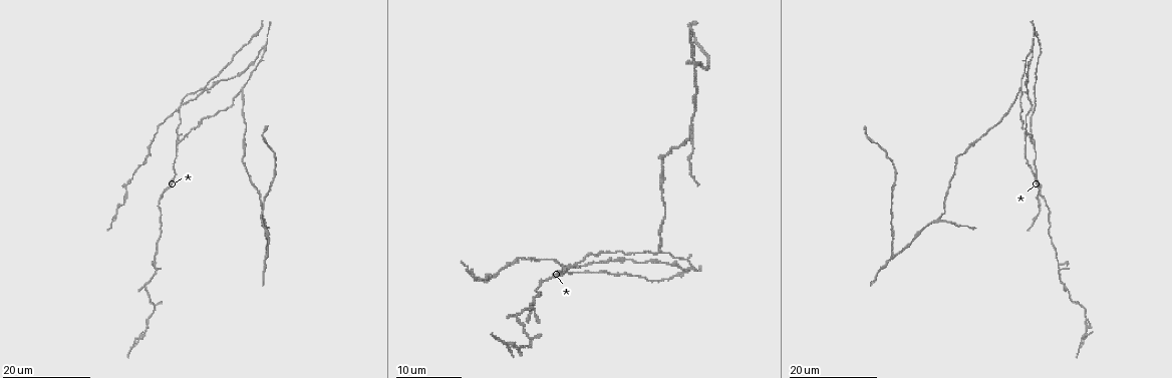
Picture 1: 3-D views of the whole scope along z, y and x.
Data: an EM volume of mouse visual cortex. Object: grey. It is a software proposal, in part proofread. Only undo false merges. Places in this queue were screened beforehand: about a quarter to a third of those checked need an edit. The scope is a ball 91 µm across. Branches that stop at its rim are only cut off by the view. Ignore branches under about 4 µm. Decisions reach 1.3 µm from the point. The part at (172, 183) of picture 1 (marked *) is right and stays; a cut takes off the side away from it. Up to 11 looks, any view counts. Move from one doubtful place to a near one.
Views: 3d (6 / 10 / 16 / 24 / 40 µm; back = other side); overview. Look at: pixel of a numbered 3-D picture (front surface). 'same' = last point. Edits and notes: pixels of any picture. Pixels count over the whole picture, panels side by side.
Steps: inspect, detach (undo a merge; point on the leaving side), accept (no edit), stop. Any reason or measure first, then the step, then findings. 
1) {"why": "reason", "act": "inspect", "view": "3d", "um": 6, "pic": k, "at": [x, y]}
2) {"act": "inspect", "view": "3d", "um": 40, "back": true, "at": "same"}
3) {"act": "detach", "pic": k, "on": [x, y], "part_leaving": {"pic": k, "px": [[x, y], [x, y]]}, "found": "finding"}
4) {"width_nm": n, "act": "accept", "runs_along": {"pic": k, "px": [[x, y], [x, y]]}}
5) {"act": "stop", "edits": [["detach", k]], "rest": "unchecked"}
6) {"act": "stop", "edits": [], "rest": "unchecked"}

{"why": "sudden change in width", "act": "inspect", "view": "3d", "um": 24, "pic": 1, "at": [163, 191]}

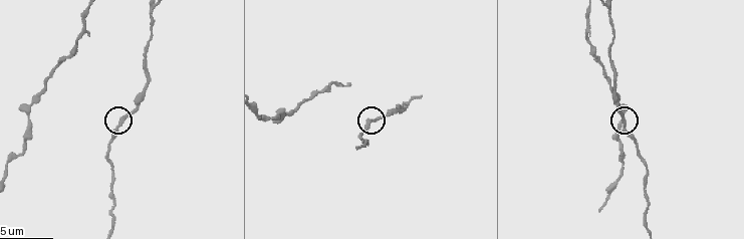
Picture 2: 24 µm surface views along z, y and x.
{"act": "inspect", "view": "3d", "um": 6, "pic": 2, "at": [375, 118]}

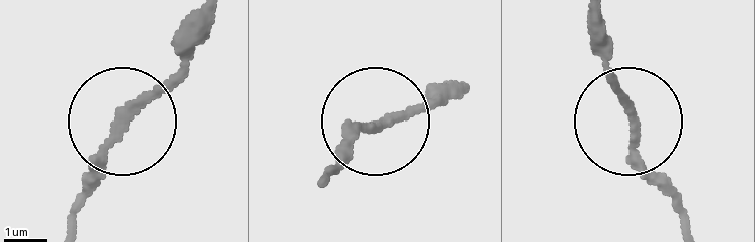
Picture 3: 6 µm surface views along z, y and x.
{"act": "accept", "runs_along": {"pic": 3, "px": [[594, 54], [626, 104], [638, 159], [685, 209]]}, "found": "continuous, no second cell"}

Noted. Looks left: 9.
{"why": "three-way junction", "act": "inspect", "view": "3d", "um": 16, "pic": 1, "at": [526, 336]}

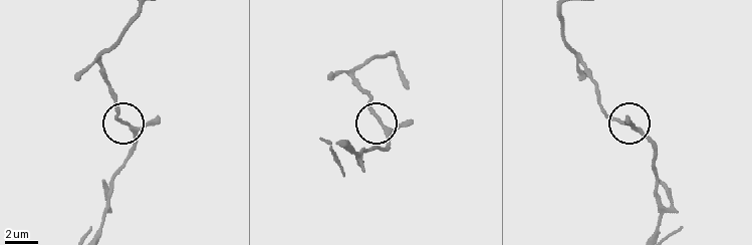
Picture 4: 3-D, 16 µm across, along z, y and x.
{"why": "closer look", "act": "inspect", "view": "3d", "um": 6, "pic": 4, "at": [125, 124]}

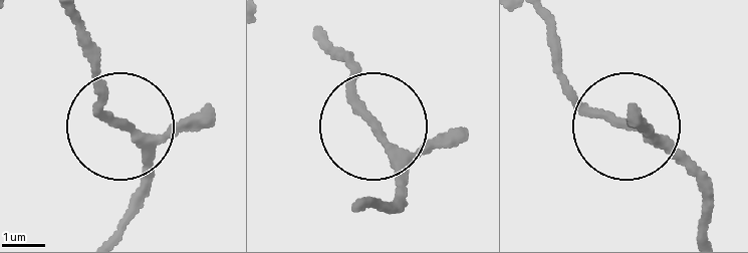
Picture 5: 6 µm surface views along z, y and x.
{"act": "inspect", "view": "3d", "um": 6, "back": true, "pic": 5, "at": [124, 128]}

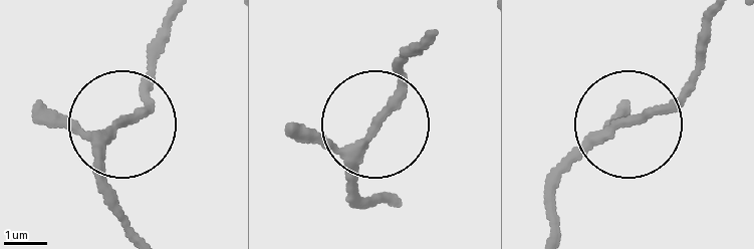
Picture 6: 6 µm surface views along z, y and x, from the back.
{"act": "accept", "runs_along": {"pic": 6, "px": [[714, 16], [685, 91], [598, 135], [548, 185]]}, "found": "all the same cell"}

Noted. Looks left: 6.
{"why": "narrows sharply", "act": "inspect", "view": "3d", "um": 10, "pic": 2, "at": [111, 172]}

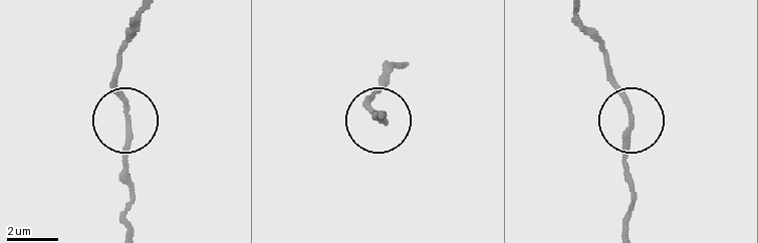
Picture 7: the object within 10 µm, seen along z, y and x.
{"act": "inspect", "view": "3d", "um": 10, "back": true, "pic": 7, "at": [629, 115]}

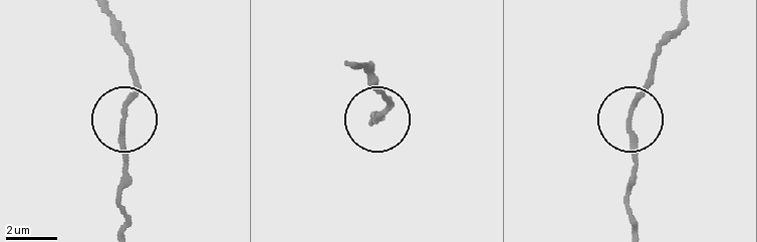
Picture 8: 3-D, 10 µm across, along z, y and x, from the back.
{"act": "accept", "found": "one cell here"}

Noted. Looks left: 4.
{"why": "four-way junction", "act": "inspect", "view": "3d", "um": 16, "pic": 1, "at": [1034, 139]}

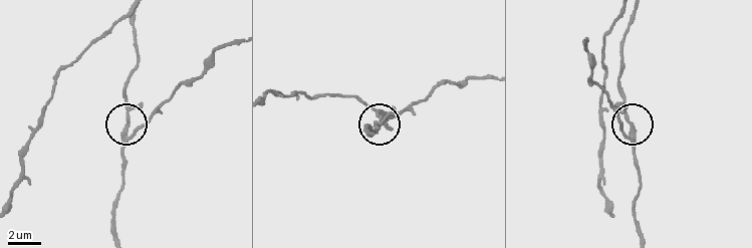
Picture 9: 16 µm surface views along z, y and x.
{"act": "inspect", "view": "3d", "um": 6, "pic": 9, "at": [127, 124]}

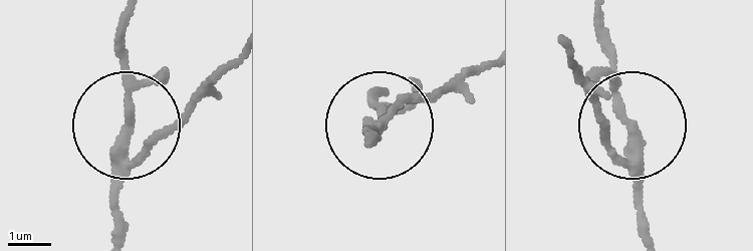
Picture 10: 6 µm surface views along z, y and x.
{"side_arm_um": 45, "act": "accept", "runs_along": {"pic": 10, "px": [[366, 140], [378, 96]]}, "found": "one cell here"}

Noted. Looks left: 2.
{"why": "arms part here", "act": "inspect", "view": "3d", "um": 24, "pic": 1, "at": [659, 250]}

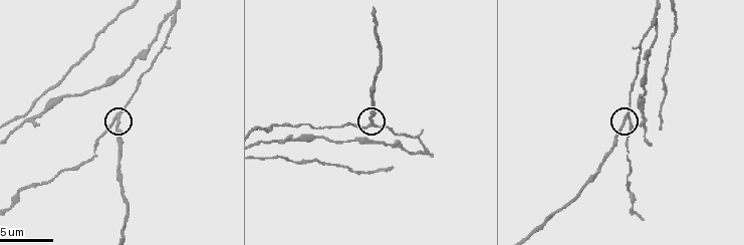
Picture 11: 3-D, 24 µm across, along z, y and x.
{"why": "zoom in", "act": "inspect", "view": "3d", "um": 6, "pic": 11, "at": [625, 117]}

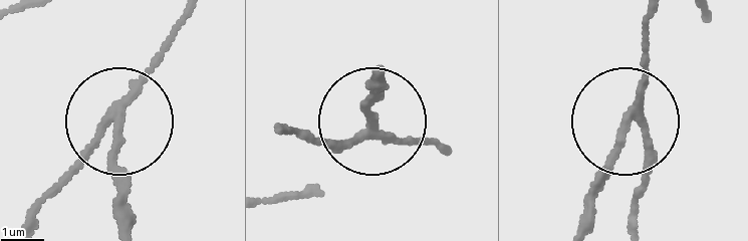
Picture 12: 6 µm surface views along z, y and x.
{"side_arm_um": 19, "act": "detach", "pic": 12, "on": [119, 173], "part_leaving": {"pic": 12, "px": [[121, 114], [121, 230]]}, "found": "a second cell is stuck on"}

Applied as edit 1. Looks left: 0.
{"act": "stop", "edits": [["detach", 12]], "rest": "unchecked"}

